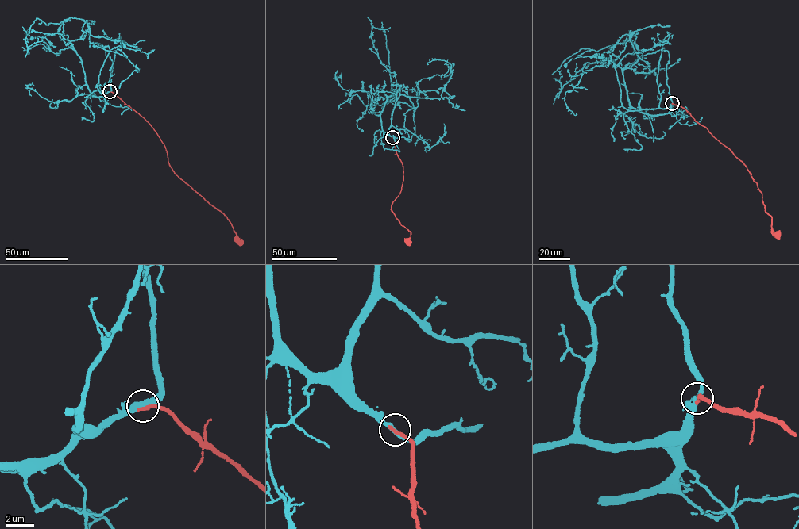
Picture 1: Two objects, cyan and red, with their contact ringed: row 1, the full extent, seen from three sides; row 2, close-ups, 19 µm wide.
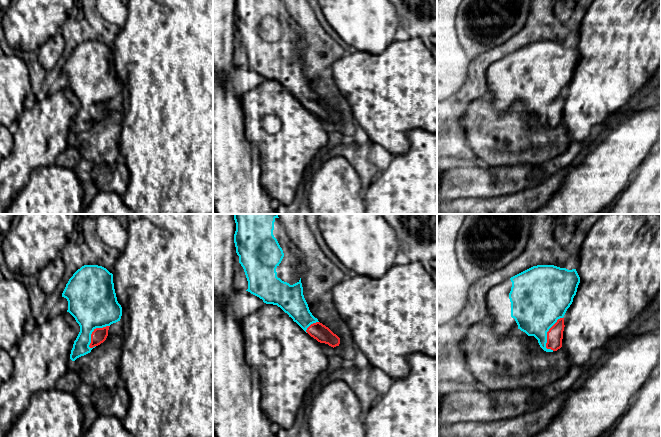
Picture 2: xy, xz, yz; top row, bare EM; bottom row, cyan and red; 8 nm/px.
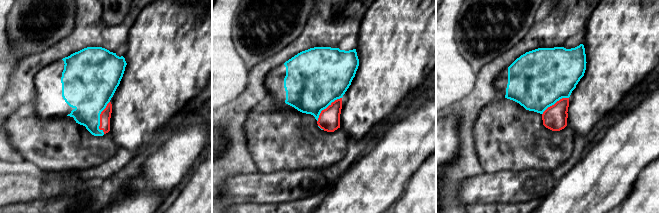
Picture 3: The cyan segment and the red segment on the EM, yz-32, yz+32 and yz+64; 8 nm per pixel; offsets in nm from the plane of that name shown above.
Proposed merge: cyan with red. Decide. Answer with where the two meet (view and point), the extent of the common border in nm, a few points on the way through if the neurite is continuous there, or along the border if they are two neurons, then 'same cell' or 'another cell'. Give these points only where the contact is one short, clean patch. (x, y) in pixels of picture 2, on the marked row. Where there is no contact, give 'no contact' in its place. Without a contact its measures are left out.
contact yz (547, 331); length 300 nm; same cell

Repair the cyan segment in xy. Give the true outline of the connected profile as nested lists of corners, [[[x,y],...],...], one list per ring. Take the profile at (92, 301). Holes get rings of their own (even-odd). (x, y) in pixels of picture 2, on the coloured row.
[[[84,265],[78,269],[66,284],[62,297],[68,301],[67,312],[80,326],[80,332],[70,354],[70,359],[75,361],[106,340],[110,325],[121,319],[122,307],[117,301],[113,274],[98,265]]]

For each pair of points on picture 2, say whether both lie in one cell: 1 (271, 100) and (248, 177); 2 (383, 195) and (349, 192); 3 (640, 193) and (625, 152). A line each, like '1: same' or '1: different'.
1: different
2: different
3: different

